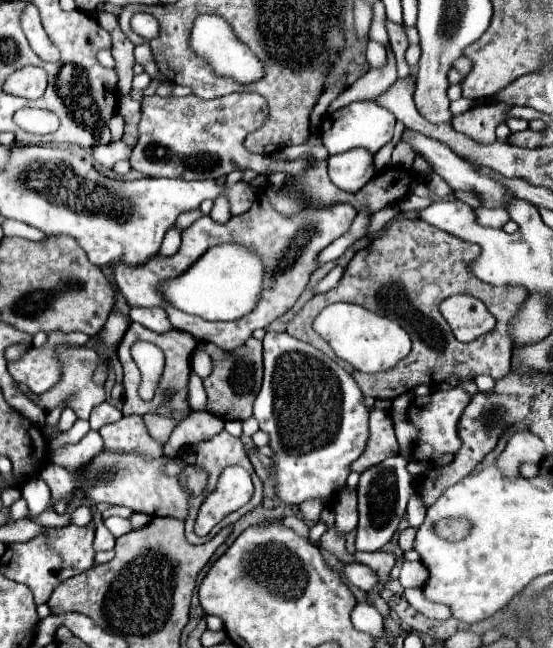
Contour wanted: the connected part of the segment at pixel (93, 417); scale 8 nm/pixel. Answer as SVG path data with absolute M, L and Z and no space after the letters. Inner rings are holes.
M102 402L90 414L90 428L100 430L104 424L112 424L120 418L122 418L122 412L116 406L112 406L110 402Z

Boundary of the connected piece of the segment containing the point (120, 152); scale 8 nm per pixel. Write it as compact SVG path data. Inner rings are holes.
M114 140L106 146L96 146L92 152L94 160L104 168L114 168L116 162L130 158L130 148L122 140Z

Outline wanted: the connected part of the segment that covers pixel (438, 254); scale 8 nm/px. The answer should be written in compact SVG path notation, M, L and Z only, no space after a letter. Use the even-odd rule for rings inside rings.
M420 218L394 220L380 238L376 238L370 246L366 246L352 258L352 262L344 270L340 284L326 294L314 296L290 320L290 324L286 324L286 332L314 344L320 352L330 356L326 340L312 330L314 318L328 304L354 302L358 306L364 306L366 310L374 310L380 316L396 320L408 334L412 334L412 352L406 356L406 360L398 362L396 368L382 374L362 374L347 362L336 358L336 362L348 373L350 372L358 382L364 396L372 396L378 400L392 400L404 392L410 392L420 384L428 384L434 388L450 376L462 380L478 374L488 374L494 380L498 380L510 372L512 340L508 334L508 322L528 293L521 286L496 287L478 280L468 268L468 262L476 260L478 256L480 256L478 244L462 242L452 234L438 230ZM390 286L396 292L378 292L378 290L392 290ZM454 294L470 294L474 298L480 298L486 304L486 308L494 314L498 322L496 328L468 344L462 344L456 338L448 338L448 324L442 318L438 306L444 298Z

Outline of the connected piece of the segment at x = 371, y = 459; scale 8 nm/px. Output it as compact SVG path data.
M386 410L370 412L370 440L364 454L350 464L352 472L362 474L368 466L376 466L378 462L398 454L398 442L392 428L392 416Z

